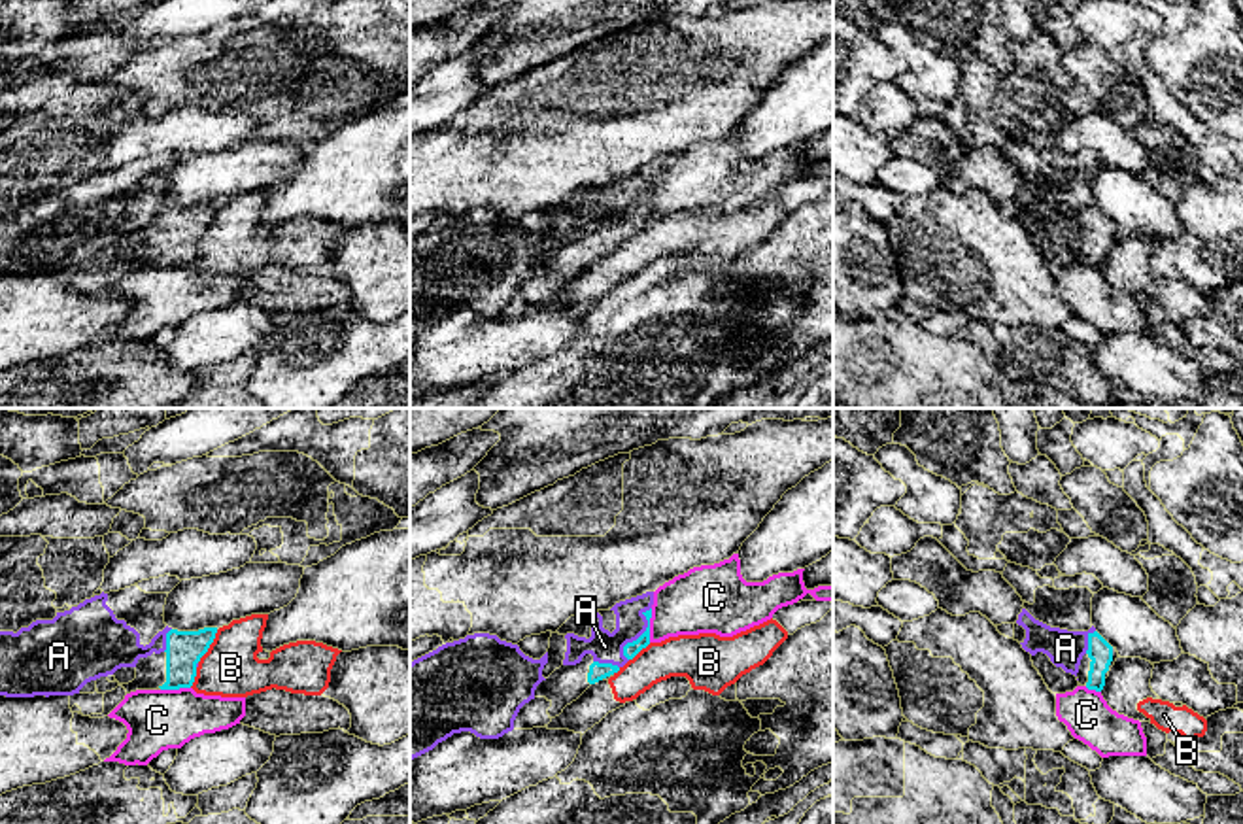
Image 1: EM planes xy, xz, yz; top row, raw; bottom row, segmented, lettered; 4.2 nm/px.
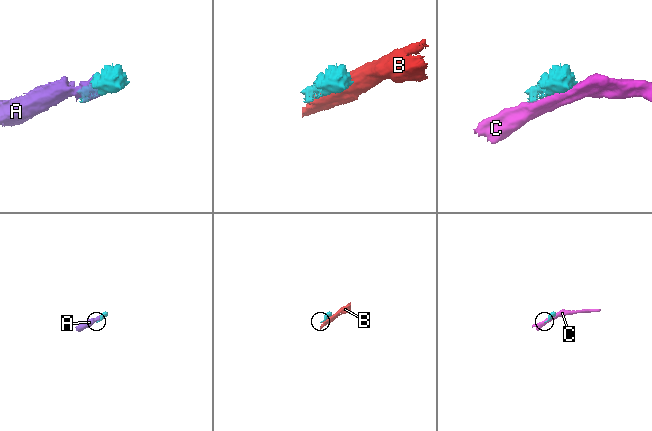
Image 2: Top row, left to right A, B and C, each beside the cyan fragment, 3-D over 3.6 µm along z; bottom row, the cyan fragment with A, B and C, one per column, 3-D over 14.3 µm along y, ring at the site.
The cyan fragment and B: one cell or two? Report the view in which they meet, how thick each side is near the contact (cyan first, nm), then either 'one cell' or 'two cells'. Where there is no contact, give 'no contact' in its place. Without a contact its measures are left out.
meets cyan in xy; 160 nm thick on the cyan side, 240 nm on the other; two cells

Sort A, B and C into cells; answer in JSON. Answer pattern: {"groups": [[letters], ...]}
{"groups": [["A"], ["B"], ["C"]]}

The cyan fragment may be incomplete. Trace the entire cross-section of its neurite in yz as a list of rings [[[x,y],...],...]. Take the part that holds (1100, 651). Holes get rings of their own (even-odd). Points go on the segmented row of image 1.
[[[1098,631],[1088,633],[1088,650],[1081,660],[1077,673],[1079,684],[1101,692],[1116,658],[1116,648],[1113,648]]]

